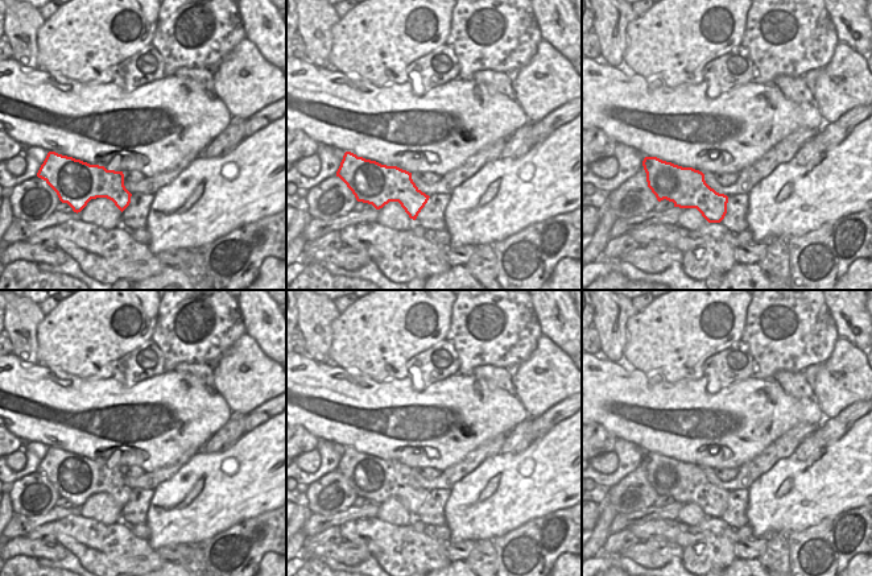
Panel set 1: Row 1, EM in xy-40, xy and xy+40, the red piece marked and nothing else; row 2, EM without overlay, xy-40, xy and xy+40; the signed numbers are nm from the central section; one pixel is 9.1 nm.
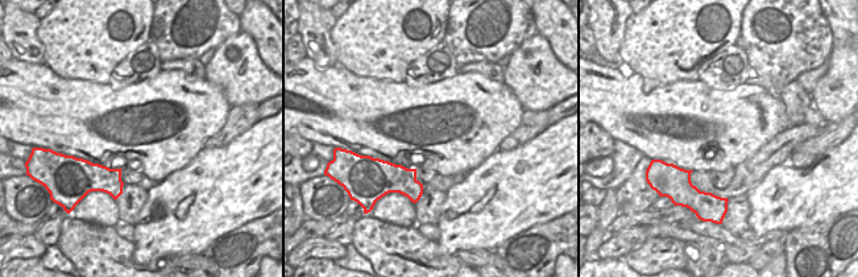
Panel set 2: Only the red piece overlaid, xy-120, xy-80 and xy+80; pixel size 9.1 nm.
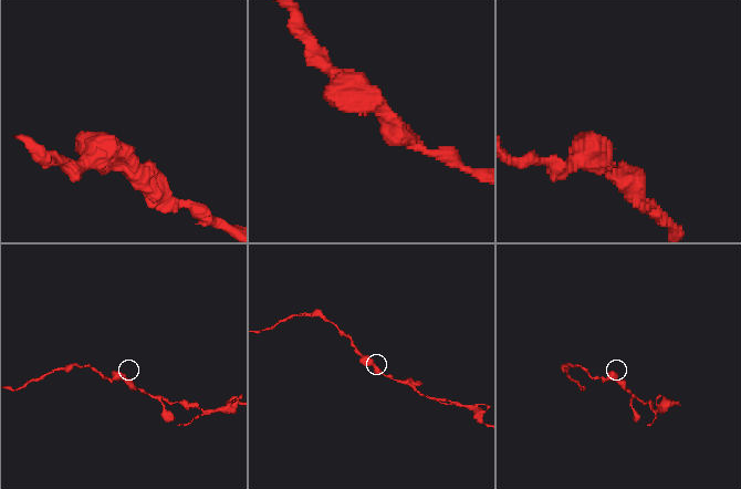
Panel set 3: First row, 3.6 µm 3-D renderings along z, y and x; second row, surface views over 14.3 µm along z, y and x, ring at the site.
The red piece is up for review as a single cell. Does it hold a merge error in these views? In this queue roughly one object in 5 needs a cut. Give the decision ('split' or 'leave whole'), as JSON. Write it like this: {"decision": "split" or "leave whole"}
{"decision": "leave whole"}

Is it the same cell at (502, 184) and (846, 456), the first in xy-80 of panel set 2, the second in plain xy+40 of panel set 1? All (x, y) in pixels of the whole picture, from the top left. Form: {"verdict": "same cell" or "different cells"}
{"verdict": "same cell"}

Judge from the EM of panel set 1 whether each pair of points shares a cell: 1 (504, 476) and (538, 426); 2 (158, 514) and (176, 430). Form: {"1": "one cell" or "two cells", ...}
{"1": "two cells", "2": "two cells"}

